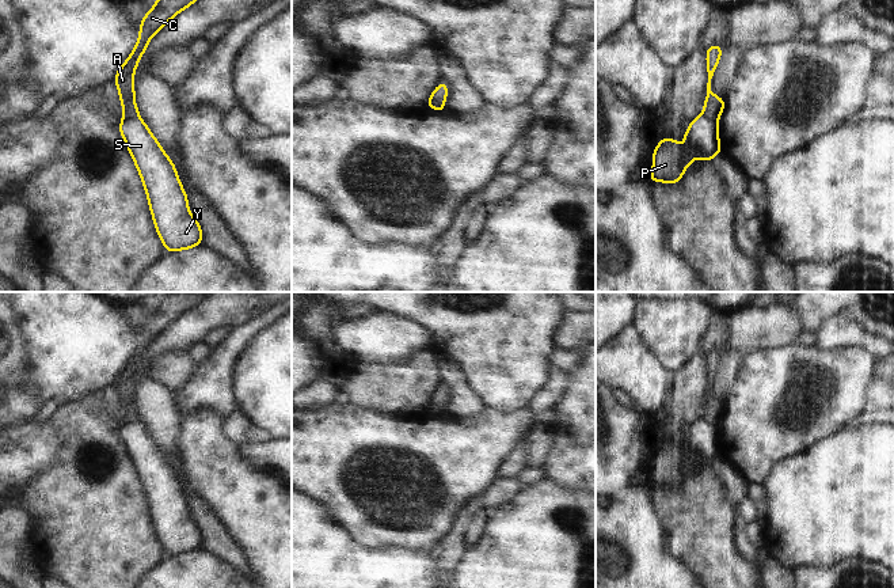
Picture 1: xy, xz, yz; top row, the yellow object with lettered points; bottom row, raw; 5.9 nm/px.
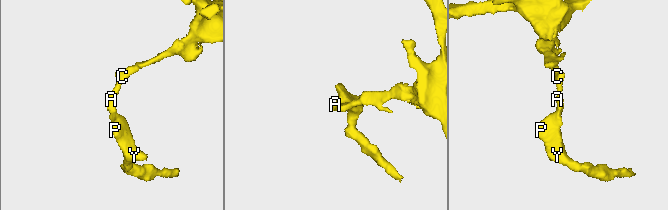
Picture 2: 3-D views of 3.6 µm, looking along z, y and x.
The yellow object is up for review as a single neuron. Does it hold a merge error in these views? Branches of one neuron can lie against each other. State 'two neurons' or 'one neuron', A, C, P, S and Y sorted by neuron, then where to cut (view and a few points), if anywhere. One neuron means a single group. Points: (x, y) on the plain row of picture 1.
two neurons | A C / P S Y | yz (703, 417), (716, 427)

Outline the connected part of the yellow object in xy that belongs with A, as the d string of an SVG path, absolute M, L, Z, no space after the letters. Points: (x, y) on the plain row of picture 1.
M179 292L171 293L163 301L156 303L153 312L147 316L141 325L141 333L138 335L140 344L136 348L134 354L128 361L126 367L118 373L114 384L119 395L119 403L123 411L123 422L138 422L138 413L134 406L134 387L133 379L136 371L147 354L147 349L151 342L178 316L191 310L199 300L203 300L210 292Z

